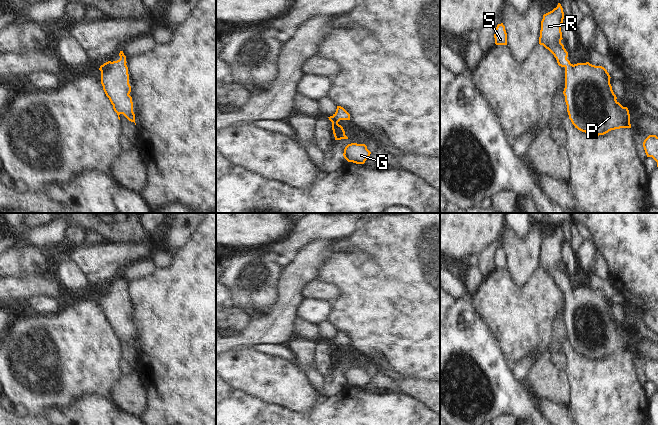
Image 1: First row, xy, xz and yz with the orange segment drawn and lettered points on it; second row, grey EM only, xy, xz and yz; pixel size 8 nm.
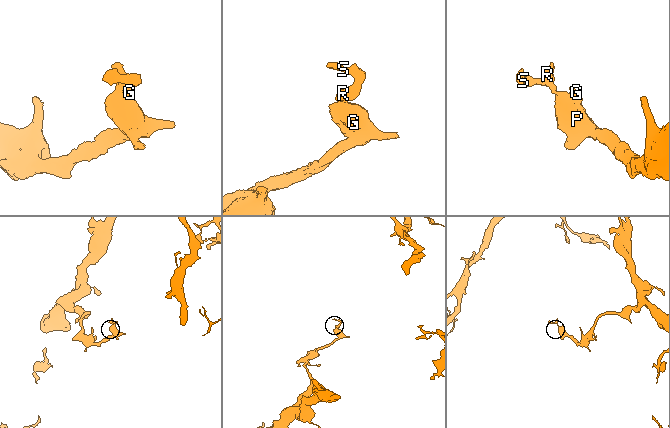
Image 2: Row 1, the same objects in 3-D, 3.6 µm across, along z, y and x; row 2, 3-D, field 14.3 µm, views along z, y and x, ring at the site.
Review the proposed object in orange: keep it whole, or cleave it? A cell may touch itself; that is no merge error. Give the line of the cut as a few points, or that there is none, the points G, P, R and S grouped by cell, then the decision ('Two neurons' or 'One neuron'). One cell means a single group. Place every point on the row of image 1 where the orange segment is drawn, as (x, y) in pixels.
No split. Groups: G P R S. One neuron.

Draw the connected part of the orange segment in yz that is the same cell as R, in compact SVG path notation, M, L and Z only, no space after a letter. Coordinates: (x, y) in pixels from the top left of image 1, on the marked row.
M560 3L543 15L539 44L554 55L559 66L565 68L563 94L572 124L593 136L631 128L629 110L616 100L607 70L589 62L573 65L567 59L568 52L561 43L563 19Z

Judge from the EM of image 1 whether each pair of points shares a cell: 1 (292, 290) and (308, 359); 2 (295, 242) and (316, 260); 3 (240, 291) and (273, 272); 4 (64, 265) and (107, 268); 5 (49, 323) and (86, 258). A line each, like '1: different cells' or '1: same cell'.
1: different cells
2: different cells
3: same cell
4: different cells
5: different cells

